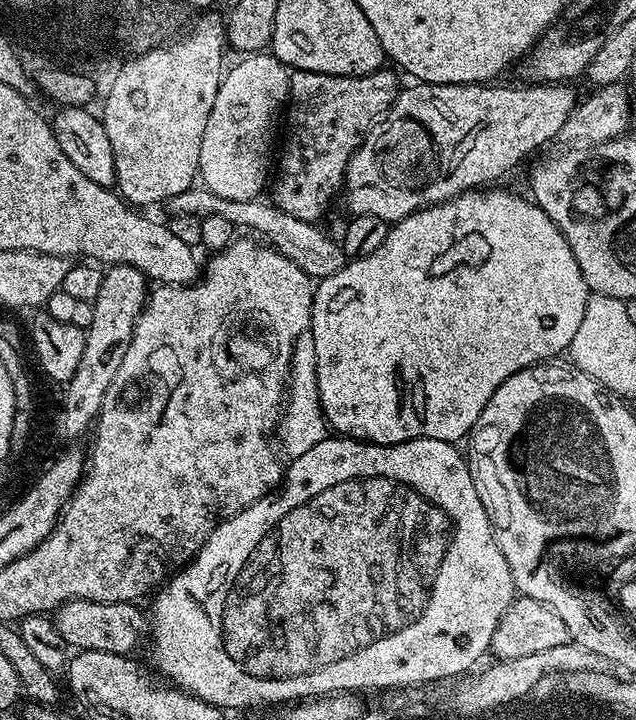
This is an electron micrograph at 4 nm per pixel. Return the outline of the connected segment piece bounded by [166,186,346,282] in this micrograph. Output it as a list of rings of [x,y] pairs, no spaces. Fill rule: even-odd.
[[[193,186],[171,197],[166,201],[168,208],[167,215],[173,216],[217,216],[226,218],[237,229],[250,228],[254,232],[261,232],[274,245],[277,252],[281,252],[294,266],[298,266],[313,281],[324,280],[330,274],[342,270],[346,263],[343,243],[339,239],[331,240],[326,233],[311,220],[299,220],[290,214],[286,214],[282,209],[277,208],[275,203],[264,201],[264,198],[257,198],[248,201],[228,201],[212,193],[205,186]]]

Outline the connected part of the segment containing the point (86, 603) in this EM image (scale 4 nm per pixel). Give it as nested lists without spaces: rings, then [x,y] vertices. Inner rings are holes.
[[[68,600],[55,609],[54,621],[62,638],[69,646],[86,652],[109,652],[119,656],[135,653],[140,635],[146,632],[146,616],[136,609],[135,603],[107,604],[89,600]]]

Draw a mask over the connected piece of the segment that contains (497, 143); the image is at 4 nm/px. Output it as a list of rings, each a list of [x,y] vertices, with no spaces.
[[[416,82],[411,85],[413,88],[405,87],[397,95],[391,108],[384,113],[382,119],[373,124],[359,148],[352,153],[352,158],[348,163],[348,171],[345,173],[345,183],[342,188],[342,200],[348,203],[349,213],[352,216],[362,214],[374,214],[374,218],[382,218],[389,222],[395,222],[406,218],[410,214],[419,212],[421,208],[428,208],[431,204],[440,204],[443,200],[453,200],[455,196],[460,196],[464,192],[471,192],[479,186],[488,186],[499,176],[504,176],[515,164],[520,164],[535,148],[540,148],[543,144],[548,144],[553,139],[559,137],[562,126],[566,126],[566,120],[570,118],[578,103],[578,95],[567,83],[558,84],[537,84],[529,83],[528,88],[492,88],[491,83],[487,84],[426,84]]]

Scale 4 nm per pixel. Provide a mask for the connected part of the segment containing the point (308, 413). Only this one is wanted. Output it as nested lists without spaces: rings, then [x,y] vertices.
[[[306,331],[300,335],[298,342],[294,342],[292,368],[288,372],[286,403],[283,405],[278,425],[278,448],[285,457],[301,456],[306,454],[306,450],[318,446],[318,442],[329,439],[329,436],[330,425],[320,405],[314,338],[311,331]]]

